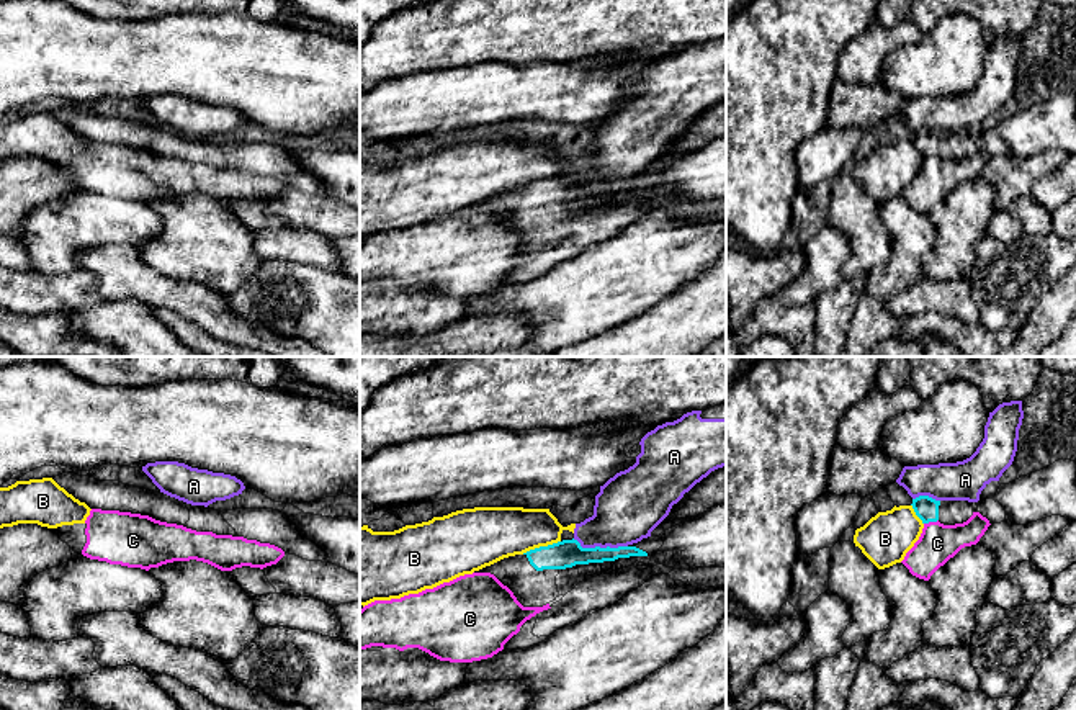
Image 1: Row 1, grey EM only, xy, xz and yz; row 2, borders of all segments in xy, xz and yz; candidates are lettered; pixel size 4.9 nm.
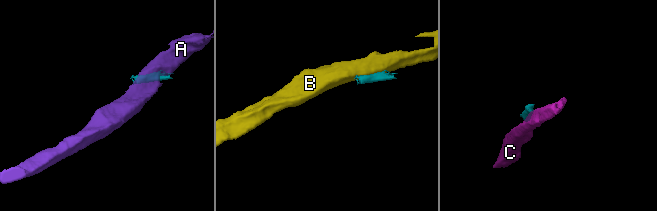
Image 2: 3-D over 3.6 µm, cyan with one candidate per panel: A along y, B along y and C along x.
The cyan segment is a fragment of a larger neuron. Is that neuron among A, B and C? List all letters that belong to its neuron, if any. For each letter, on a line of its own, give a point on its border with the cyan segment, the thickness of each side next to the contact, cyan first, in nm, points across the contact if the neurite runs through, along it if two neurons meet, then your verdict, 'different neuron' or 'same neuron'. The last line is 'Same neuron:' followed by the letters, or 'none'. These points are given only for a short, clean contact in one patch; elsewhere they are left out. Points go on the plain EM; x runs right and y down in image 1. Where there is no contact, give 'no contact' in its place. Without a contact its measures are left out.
A: contact xz (599, 180); calibres 140 and 320 nm; different neuron
B: contact xz (540, 180); calibres 140 and 280 nm; different neuron
C: contact yz (931, 154); calibres 120 and 190 nm; border yz (937, 152), (924, 157); different neuron
Same neuron: none

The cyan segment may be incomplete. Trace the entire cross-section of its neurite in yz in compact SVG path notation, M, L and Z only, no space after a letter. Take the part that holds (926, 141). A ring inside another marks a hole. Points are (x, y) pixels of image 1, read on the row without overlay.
M929 129L912 133L912 142L922 157L963 157L973 149L973 136L968 134L935 134Z

